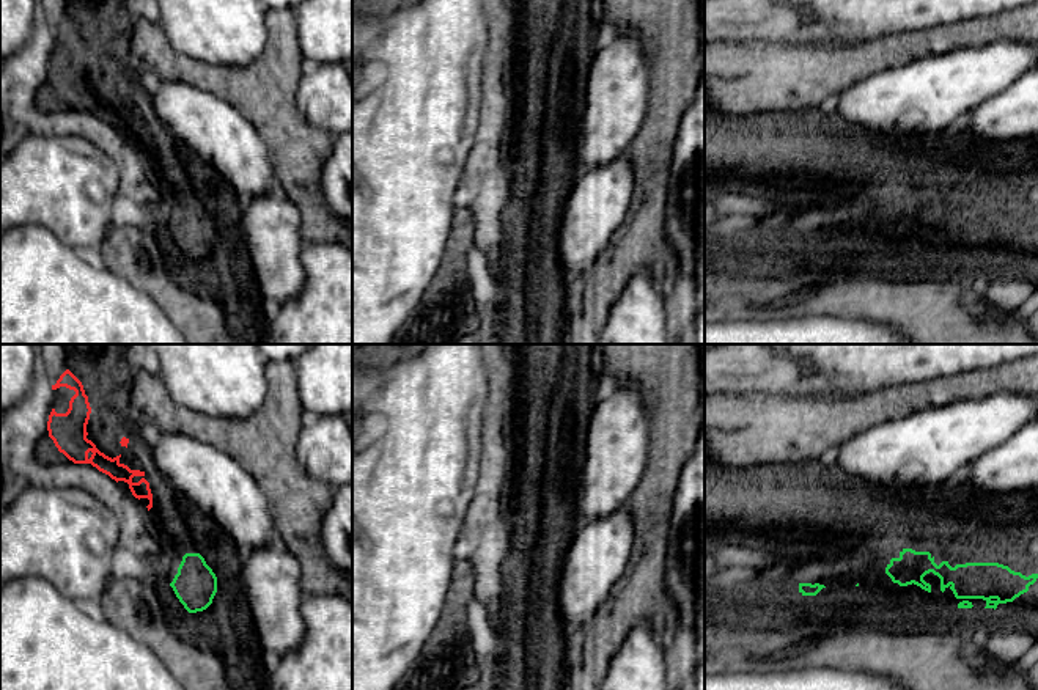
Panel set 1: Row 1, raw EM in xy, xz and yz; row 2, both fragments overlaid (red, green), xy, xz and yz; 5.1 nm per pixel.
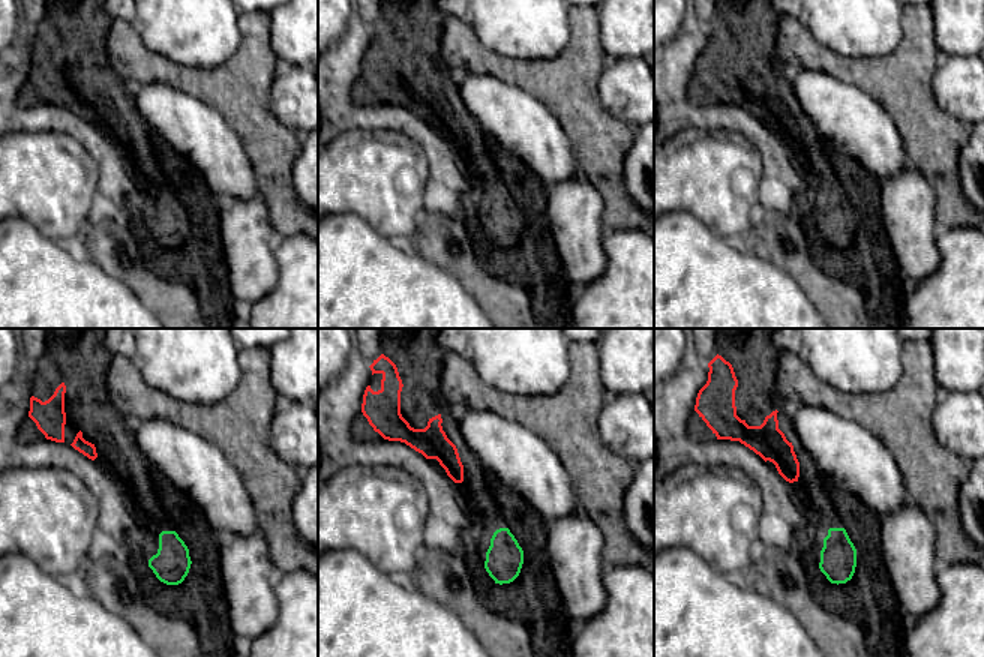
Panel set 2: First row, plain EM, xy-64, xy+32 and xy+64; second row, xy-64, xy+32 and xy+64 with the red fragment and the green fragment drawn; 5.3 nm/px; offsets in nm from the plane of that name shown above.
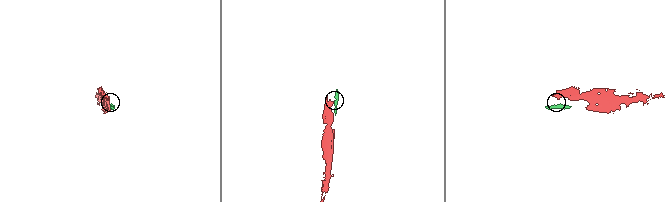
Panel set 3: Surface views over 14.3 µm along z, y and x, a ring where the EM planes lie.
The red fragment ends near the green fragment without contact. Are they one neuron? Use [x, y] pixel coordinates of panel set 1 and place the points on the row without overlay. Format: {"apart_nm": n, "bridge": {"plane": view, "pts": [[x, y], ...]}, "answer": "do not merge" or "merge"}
{"apart_nm": 300, "bridge": {"plane": "xy", "pts": [[148, 157], [186, 201]]}, "answer": "merge"}

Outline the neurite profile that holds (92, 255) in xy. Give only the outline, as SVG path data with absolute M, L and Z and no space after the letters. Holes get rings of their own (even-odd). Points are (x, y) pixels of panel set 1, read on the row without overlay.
M24 225L0 237L0 344L187 344L143 291L107 269L101 245L68 247L47 228Z

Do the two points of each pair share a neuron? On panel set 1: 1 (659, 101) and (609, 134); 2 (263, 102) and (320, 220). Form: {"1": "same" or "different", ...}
{"1": "different", "2": "same"}

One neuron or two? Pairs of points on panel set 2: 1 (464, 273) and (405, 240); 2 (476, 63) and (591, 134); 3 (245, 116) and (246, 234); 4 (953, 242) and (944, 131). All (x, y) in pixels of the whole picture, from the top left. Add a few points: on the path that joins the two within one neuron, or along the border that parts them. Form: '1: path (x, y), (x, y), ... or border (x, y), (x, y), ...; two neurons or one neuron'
1: border (411, 234), (414, 249), (441, 269); two neurons
2: path (506, 69), (537, 77), (564, 104); one neuron
3: border (258, 194), (273, 227); two neurons
4: border (939, 227), (968, 228); two neurons

